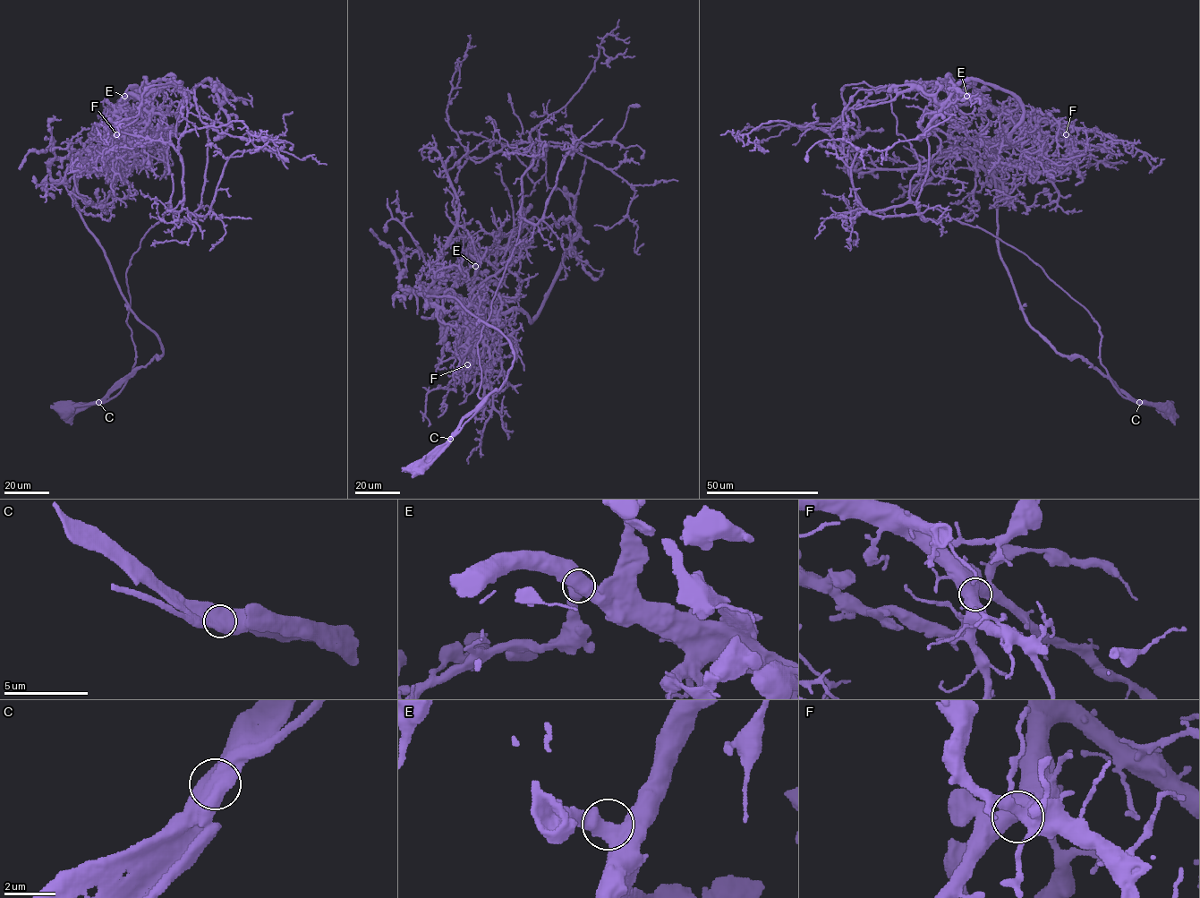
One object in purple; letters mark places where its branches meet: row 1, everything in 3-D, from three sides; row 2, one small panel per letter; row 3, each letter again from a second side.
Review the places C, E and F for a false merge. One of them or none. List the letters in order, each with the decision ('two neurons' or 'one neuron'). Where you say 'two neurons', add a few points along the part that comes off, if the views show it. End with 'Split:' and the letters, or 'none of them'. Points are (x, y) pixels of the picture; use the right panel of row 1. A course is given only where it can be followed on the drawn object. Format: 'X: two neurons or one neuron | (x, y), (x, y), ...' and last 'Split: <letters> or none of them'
C: two neurons | (1139, 402), (1040, 266), (911, 200), (919, 160), (888, 92), (861, 89), (844, 140), (807, 162)
E: one neuron
F: one neuron
Split: C

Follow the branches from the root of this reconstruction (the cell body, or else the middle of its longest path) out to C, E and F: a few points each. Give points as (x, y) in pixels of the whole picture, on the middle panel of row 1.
C: (419, 466), (450, 439)
E: (419, 466), (501, 387), (514, 359), (510, 343), (455, 298), (425, 295), (454, 294), (470, 310), (475, 266)
F: (419, 466), (501, 387), (514, 356), (498, 330), (455, 298), (428, 292), (469, 303), (467, 364)

